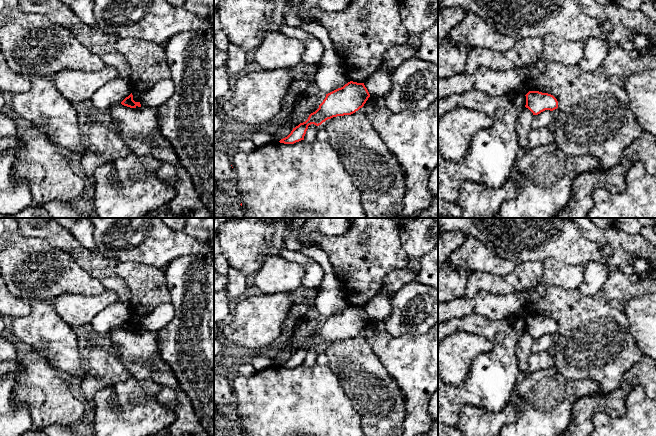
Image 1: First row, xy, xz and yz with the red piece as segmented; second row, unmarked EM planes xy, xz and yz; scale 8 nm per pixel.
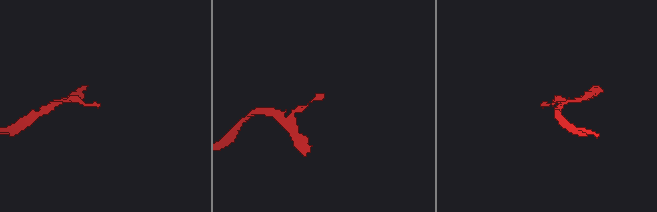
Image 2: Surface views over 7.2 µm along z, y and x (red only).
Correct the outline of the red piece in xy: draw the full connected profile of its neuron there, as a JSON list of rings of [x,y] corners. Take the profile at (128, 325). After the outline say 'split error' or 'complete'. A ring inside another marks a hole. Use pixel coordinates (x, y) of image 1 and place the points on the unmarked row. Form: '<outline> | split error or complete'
[[[131,317],[128,321],[126,321],[126,322],[121,326],[121,328],[124,329],[124,330],[127,330],[127,331],[130,331],[130,332],[136,332],[137,330],[138,330],[138,331],[141,331],[140,326],[135,326],[135,325],[133,324],[133,319],[132,319],[132,317]]] | complete

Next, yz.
[[[529,315],[526,319],[526,329],[533,339],[538,339],[545,334],[553,335],[558,332],[557,323],[548,317]]] | complete

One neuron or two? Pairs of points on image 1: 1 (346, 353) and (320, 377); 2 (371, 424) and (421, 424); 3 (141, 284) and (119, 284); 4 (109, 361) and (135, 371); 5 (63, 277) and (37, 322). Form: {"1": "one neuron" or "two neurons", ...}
{"1": "two neurons", "2": "two neurons", "3": "two neurons", "4": "two neurons", "5": "two neurons"}

